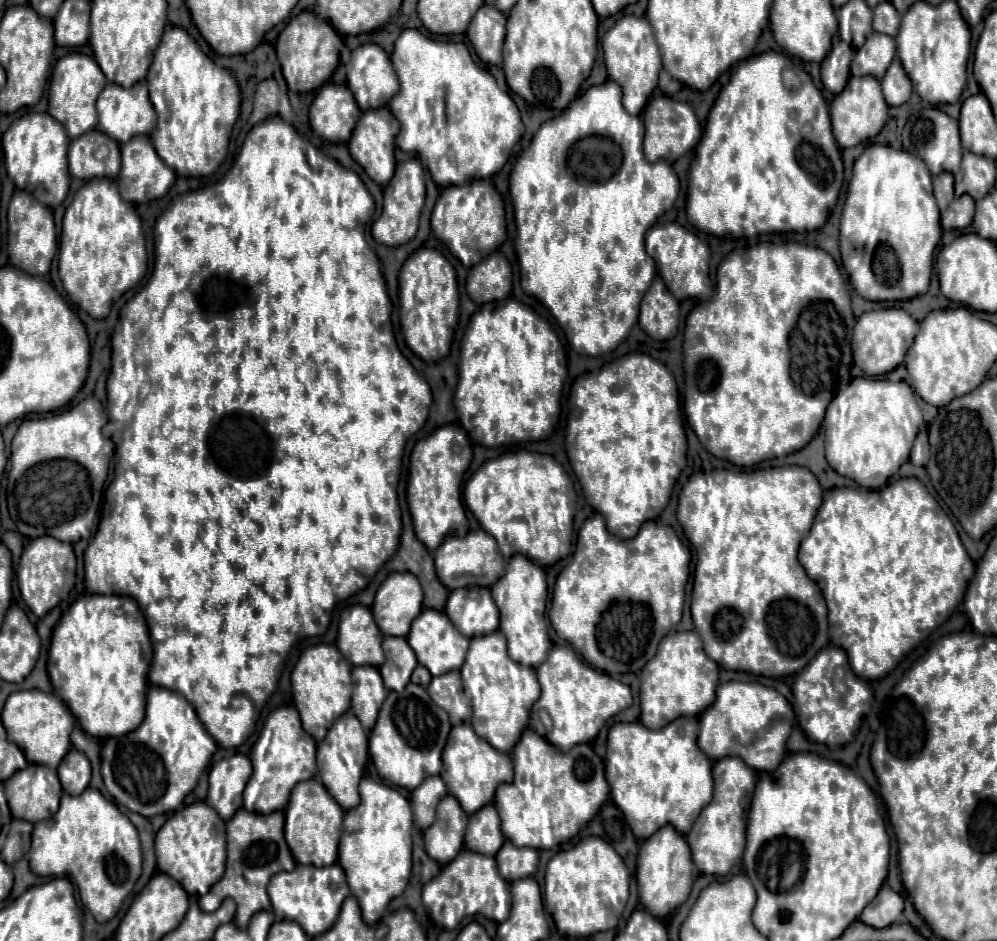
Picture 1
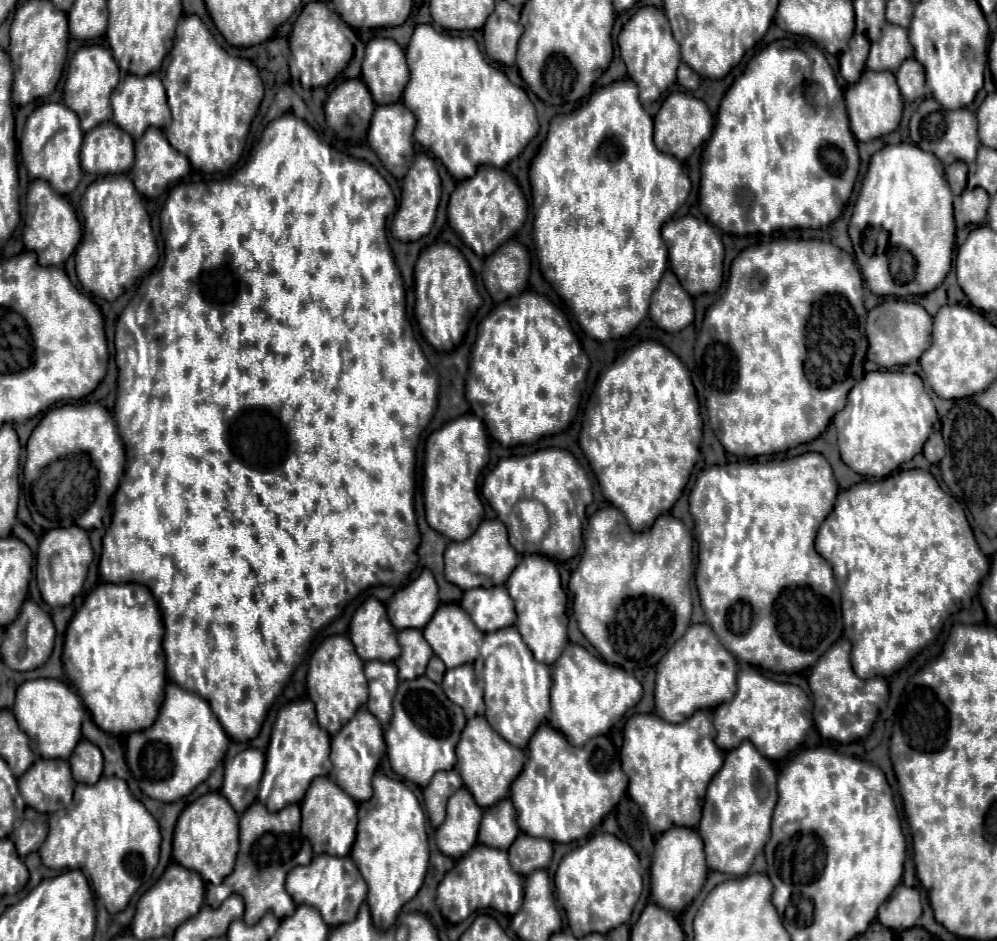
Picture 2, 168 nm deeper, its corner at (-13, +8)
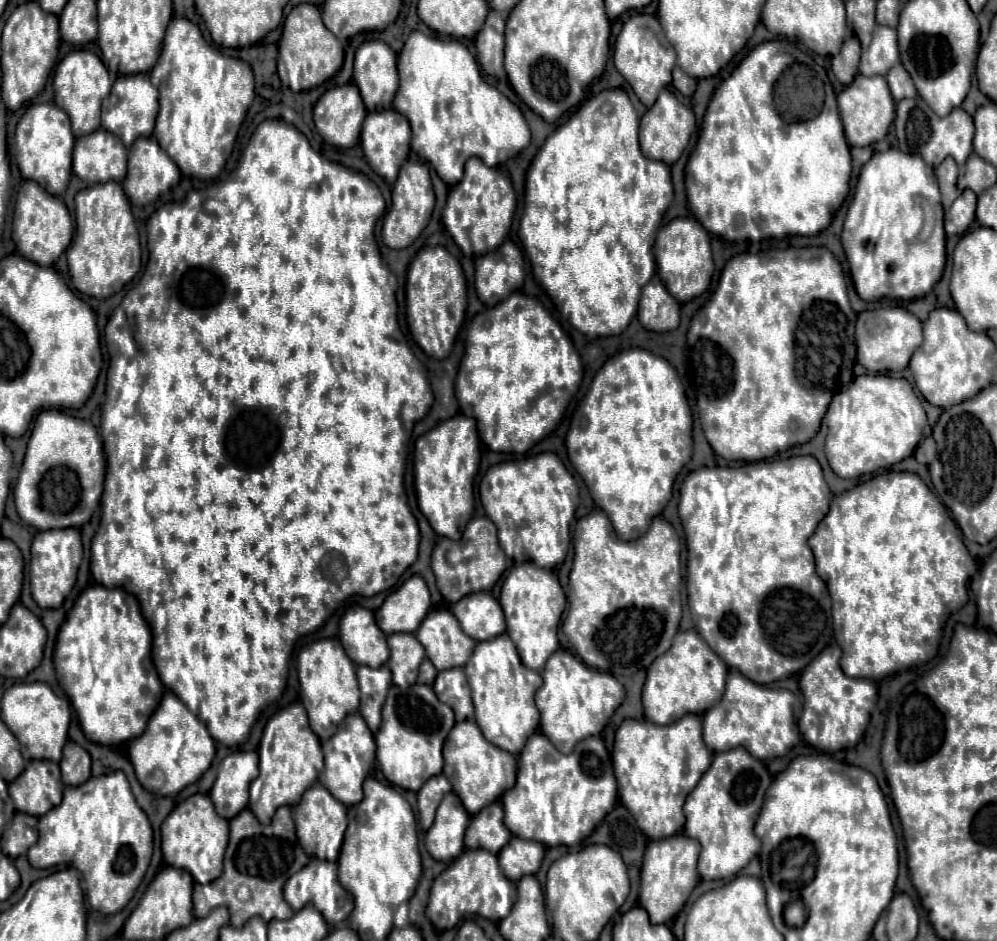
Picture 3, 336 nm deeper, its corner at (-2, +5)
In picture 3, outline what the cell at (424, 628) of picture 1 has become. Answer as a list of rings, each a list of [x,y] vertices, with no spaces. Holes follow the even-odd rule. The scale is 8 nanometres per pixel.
[[[433,609],[415,633],[425,647],[427,659],[437,671],[463,667],[475,647],[475,641],[463,633],[449,609]]]

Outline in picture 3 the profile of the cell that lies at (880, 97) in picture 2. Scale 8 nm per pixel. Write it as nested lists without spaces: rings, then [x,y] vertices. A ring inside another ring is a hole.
[[[857,75],[853,83],[837,95],[837,103],[839,103],[845,137],[853,147],[867,147],[871,143],[881,141],[887,135],[887,129],[895,117],[895,101],[889,93],[887,79],[879,75],[873,75],[873,77]]]

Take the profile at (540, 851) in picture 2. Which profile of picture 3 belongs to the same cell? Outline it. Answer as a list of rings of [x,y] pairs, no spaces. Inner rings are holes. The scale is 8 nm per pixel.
[[[513,837],[503,851],[499,851],[499,865],[507,879],[519,881],[523,875],[533,875],[539,871],[545,855],[545,845],[537,841],[527,841]]]

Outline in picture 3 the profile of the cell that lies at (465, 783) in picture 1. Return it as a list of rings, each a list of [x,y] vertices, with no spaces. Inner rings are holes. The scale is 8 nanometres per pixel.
[[[473,721],[457,723],[451,729],[451,733],[443,745],[443,757],[445,757],[443,773],[447,775],[447,779],[451,779],[453,791],[461,797],[463,805],[467,807],[467,811],[471,815],[475,815],[487,803],[501,799],[503,791],[507,791],[515,785],[517,759],[509,751],[503,751],[503,749],[495,747],[493,743],[487,743],[487,739],[483,739],[483,733],[479,731],[477,723],[473,723]]]

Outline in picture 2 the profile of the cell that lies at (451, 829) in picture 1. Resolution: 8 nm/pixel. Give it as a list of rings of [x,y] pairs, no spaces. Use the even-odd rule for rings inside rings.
[[[460,788],[448,800],[448,814],[444,824],[436,830],[436,844],[442,854],[460,858],[474,844],[478,834],[478,824],[482,818],[482,808],[474,802],[466,788]]]

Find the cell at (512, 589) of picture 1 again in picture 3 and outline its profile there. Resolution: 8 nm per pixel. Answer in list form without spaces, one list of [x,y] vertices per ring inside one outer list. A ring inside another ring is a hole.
[[[531,561],[521,563],[507,573],[501,587],[499,603],[507,619],[507,635],[515,643],[521,661],[533,671],[543,671],[549,655],[559,647],[557,627],[565,611],[565,593],[557,577]]]

